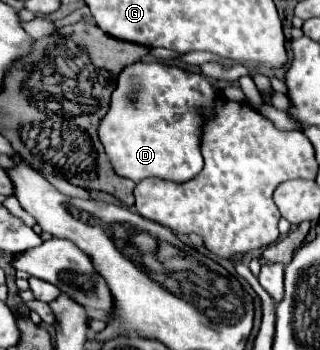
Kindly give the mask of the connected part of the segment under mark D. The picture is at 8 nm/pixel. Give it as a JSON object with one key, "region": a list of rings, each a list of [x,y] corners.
{"region":[[[138,62],[124,68],[118,76],[118,86],[112,92],[110,110],[98,126],[100,140],[106,148],[106,154],[112,160],[116,174],[130,178],[132,182],[140,182],[150,176],[170,182],[192,180],[204,166],[204,158],[200,154],[200,124],[202,124],[200,110],[212,106],[218,98],[220,98],[218,90],[202,74],[192,74],[176,66],[164,66],[158,62],[152,64]]]}

